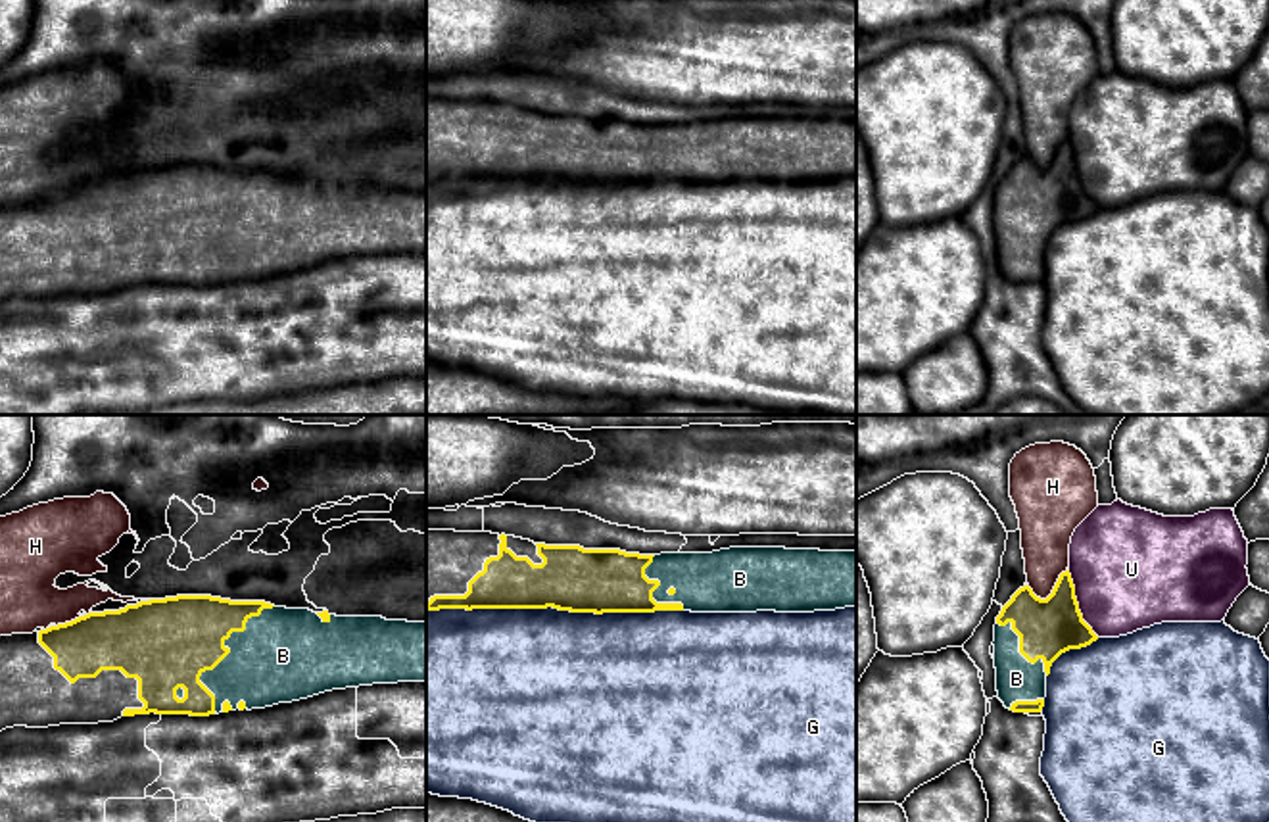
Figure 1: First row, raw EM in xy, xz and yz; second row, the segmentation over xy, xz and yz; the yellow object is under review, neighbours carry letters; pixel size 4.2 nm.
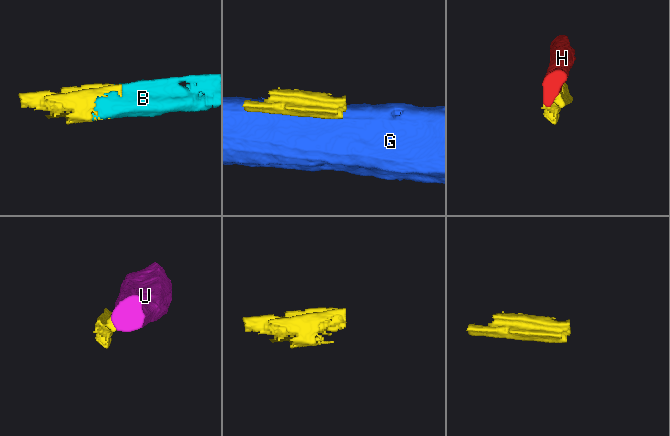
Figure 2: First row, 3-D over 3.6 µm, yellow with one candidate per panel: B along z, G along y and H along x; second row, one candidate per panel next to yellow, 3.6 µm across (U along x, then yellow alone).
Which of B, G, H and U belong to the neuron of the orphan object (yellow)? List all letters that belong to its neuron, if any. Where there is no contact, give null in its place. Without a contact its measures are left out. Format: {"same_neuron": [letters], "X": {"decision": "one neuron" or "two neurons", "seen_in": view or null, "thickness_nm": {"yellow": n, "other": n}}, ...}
{"same_neuron": ["B"], "B": {"decision": "one neuron", "seen_in": "xy", "thickness_nm": {"yellow": 360, "other": 400}}, "G": {"decision": "two neurons", "seen_in": "xz", "thickness_nm": {"yellow": 280, "other": 480}}, "H": {"decision": "two neurons", "seen_in": "yz", "thickness_nm": {"yellow": 240, "other": 220}}, "U": {"decision": "two neurons", "seen_in": "yz", "thickness_nm": {"yellow": 240, "other": 460}}}

